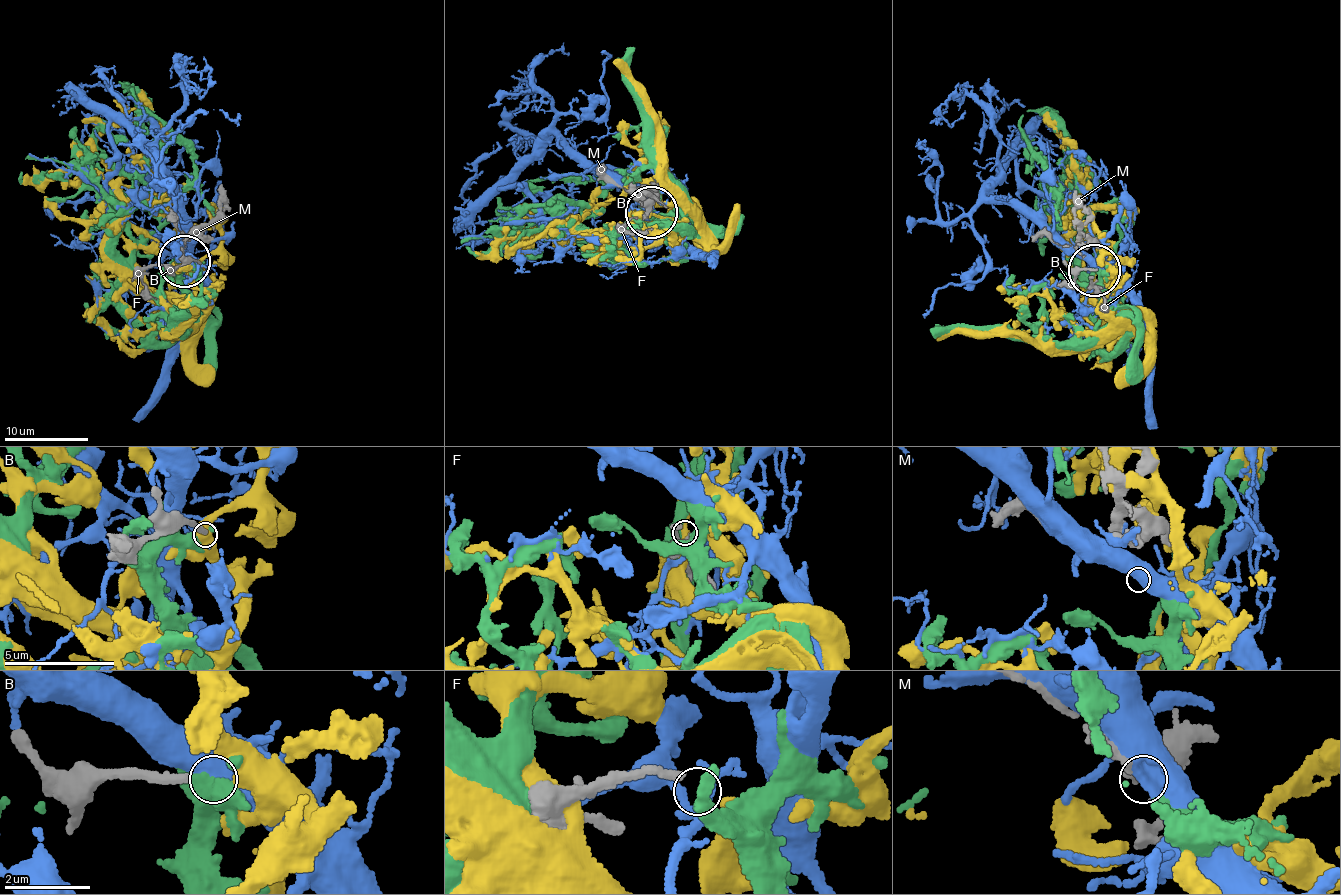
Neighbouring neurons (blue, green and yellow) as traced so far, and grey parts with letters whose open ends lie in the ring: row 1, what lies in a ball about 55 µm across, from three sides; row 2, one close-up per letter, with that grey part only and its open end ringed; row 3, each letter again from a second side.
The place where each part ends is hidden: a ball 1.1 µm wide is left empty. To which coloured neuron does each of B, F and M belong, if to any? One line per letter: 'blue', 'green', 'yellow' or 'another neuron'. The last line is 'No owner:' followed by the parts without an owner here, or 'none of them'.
B: yellow
F: another neuron
M: green
No owner: F

